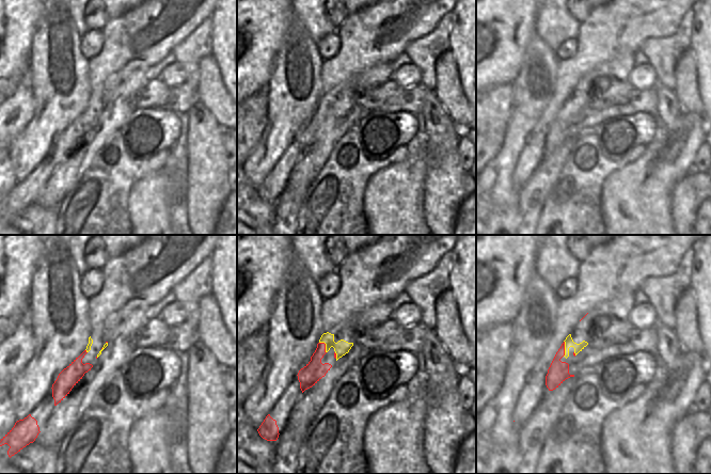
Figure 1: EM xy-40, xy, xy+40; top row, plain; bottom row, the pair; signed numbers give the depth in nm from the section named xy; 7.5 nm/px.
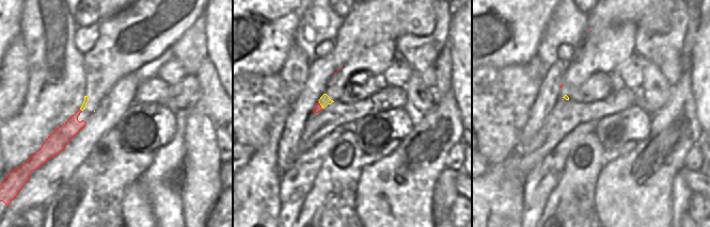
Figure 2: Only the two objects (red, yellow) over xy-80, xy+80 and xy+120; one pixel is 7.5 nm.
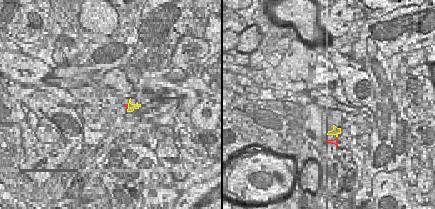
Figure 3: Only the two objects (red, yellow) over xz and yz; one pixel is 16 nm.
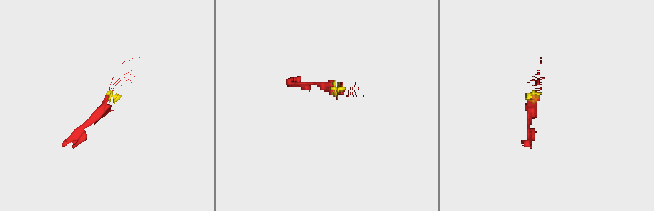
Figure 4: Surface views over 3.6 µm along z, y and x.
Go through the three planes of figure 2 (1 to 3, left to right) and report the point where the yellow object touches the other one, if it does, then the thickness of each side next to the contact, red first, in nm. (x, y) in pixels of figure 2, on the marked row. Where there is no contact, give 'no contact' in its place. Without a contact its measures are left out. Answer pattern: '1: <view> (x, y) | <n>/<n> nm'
1: xy-80 (80, 110) | 140/40 nm
2: xy+80 (319, 104) | 50/80 nm
3: no contact

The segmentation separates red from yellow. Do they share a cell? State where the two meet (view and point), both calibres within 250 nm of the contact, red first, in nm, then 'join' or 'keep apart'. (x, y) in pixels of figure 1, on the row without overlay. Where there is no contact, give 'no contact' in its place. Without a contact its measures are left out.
xy+40 (564, 109) | 160/70 nm | keep apart

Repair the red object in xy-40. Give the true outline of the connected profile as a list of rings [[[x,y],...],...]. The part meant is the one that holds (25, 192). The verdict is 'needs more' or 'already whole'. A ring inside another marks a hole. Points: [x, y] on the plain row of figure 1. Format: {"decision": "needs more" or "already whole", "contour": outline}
{"decision": "needs more", "contour": [[[144,0],[122,16],[108,20],[101,32],[104,45],[99,53],[89,59],[89,83],[91,85],[91,111],[84,111],[52,145],[51,151],[40,161],[33,172],[14,188],[0,202],[0,219],[10,219],[33,204],[46,186],[53,169],[61,163],[85,133],[95,126],[97,115],[112,98],[118,85],[133,72],[147,72],[165,59],[200,23],[209,17],[218,0]]]}

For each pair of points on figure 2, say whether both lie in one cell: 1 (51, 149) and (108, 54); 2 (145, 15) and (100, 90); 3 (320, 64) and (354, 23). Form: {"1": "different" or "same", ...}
{"1": "same", "2": "same", "3": "same"}

